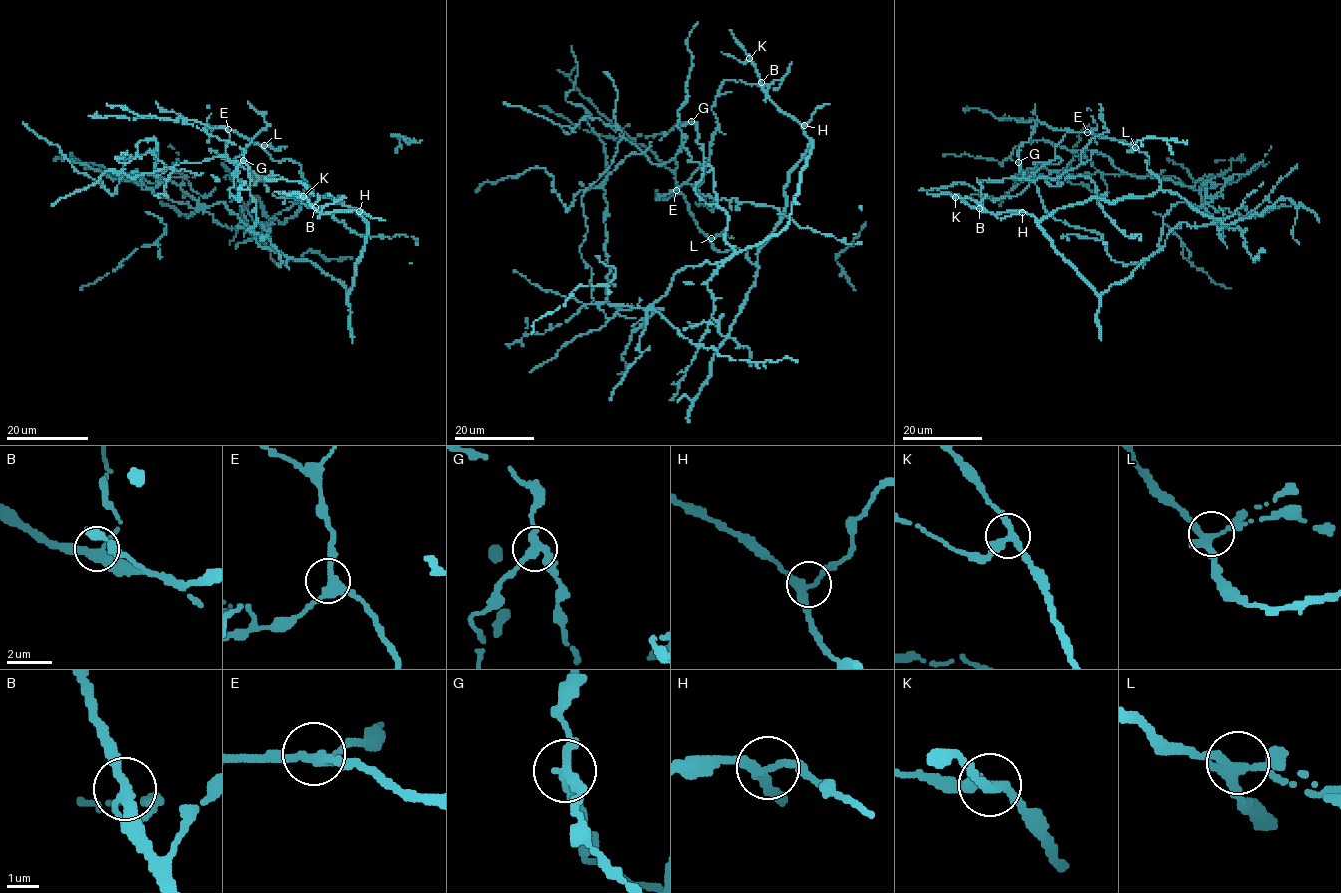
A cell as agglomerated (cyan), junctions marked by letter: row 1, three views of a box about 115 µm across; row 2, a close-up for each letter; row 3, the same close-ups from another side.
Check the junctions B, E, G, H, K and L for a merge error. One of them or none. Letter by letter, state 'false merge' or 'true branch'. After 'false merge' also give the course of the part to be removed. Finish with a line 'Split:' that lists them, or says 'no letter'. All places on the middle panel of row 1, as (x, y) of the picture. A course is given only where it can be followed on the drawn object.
B: true branch
E: true branch
G: true branch
H: true branch
K: true branch
L: true branch
Split: no letter

